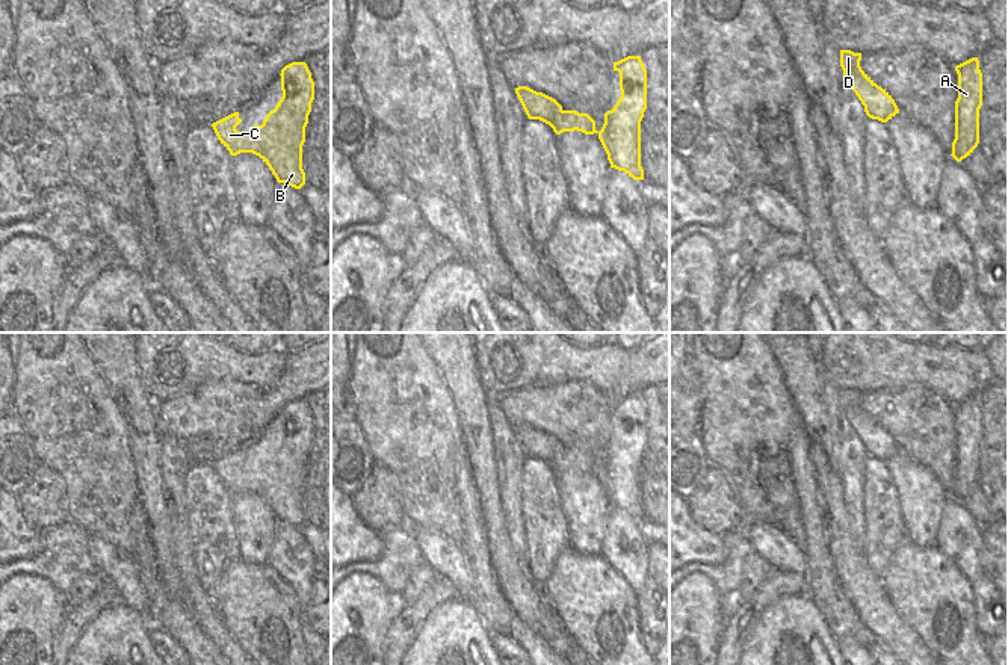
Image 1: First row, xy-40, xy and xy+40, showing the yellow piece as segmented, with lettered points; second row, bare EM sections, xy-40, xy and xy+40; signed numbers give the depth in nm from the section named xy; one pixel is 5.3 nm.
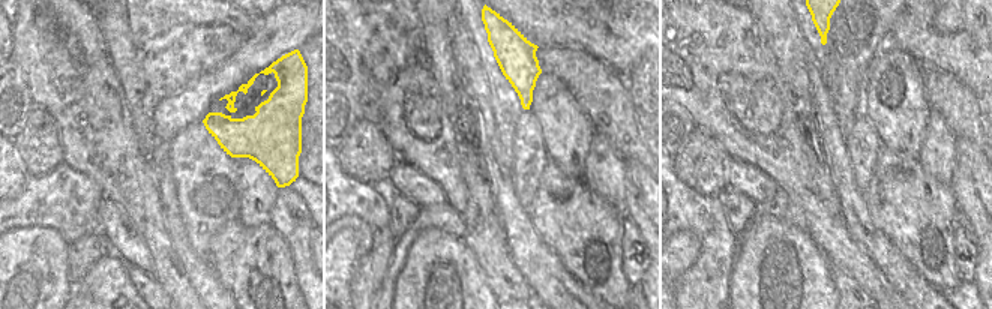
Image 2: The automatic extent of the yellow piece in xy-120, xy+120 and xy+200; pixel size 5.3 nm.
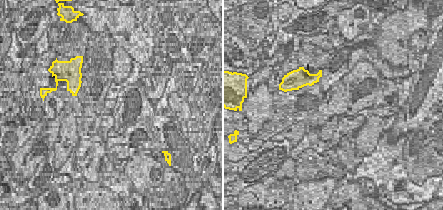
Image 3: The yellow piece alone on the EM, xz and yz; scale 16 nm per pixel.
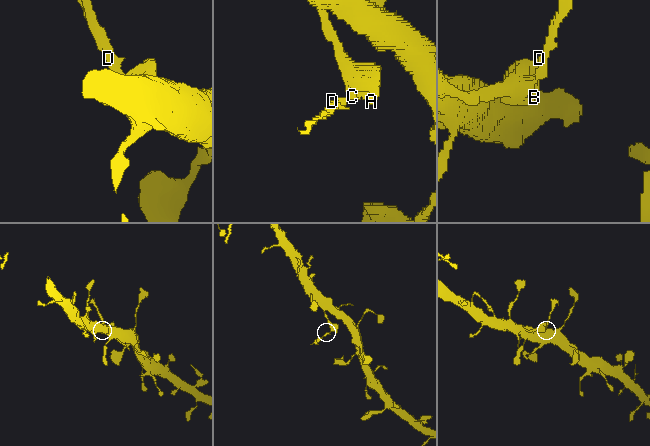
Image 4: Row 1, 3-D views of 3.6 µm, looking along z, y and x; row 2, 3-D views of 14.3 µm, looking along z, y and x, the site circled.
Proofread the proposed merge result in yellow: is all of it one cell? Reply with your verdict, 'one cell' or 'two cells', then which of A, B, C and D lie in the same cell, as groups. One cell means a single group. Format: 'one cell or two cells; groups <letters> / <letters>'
two cells; groups A B C / D

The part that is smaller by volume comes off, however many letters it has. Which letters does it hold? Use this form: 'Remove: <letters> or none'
Remove: D

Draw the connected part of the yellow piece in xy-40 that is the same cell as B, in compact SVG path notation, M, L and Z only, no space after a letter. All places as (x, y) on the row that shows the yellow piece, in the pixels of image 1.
M305 62L286 65L280 76L283 97L261 125L237 131L242 119L234 112L212 127L231 156L252 153L269 166L278 183L301 189L305 184L302 145L314 100L314 82Z

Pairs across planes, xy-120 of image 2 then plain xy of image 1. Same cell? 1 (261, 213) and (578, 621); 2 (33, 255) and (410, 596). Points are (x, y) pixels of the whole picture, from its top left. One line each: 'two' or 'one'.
1: two
2: two

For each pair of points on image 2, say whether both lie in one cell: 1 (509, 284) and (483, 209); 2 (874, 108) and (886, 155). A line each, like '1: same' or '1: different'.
1: same
2: different

